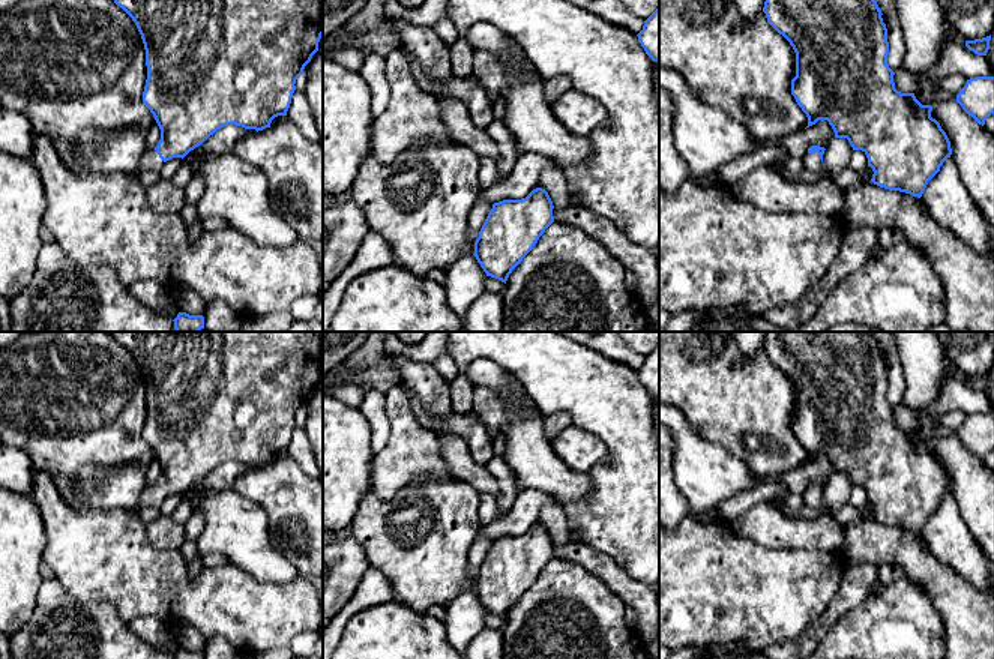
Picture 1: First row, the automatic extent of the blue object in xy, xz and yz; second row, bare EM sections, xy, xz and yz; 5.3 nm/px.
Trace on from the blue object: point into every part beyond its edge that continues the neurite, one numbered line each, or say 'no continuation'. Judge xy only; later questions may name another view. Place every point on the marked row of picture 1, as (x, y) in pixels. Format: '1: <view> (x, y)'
1: xy (150, 159)

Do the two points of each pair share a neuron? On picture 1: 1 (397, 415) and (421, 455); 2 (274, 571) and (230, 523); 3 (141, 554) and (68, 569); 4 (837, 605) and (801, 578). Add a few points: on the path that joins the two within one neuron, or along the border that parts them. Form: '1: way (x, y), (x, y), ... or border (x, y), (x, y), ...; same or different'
1: way (404, 425), (410, 445); same
2: way (262, 559), (240, 535); same
3: way (123, 556), (86, 556); same
4: border (844, 568), (841, 584), (828, 608), (807, 626); different

